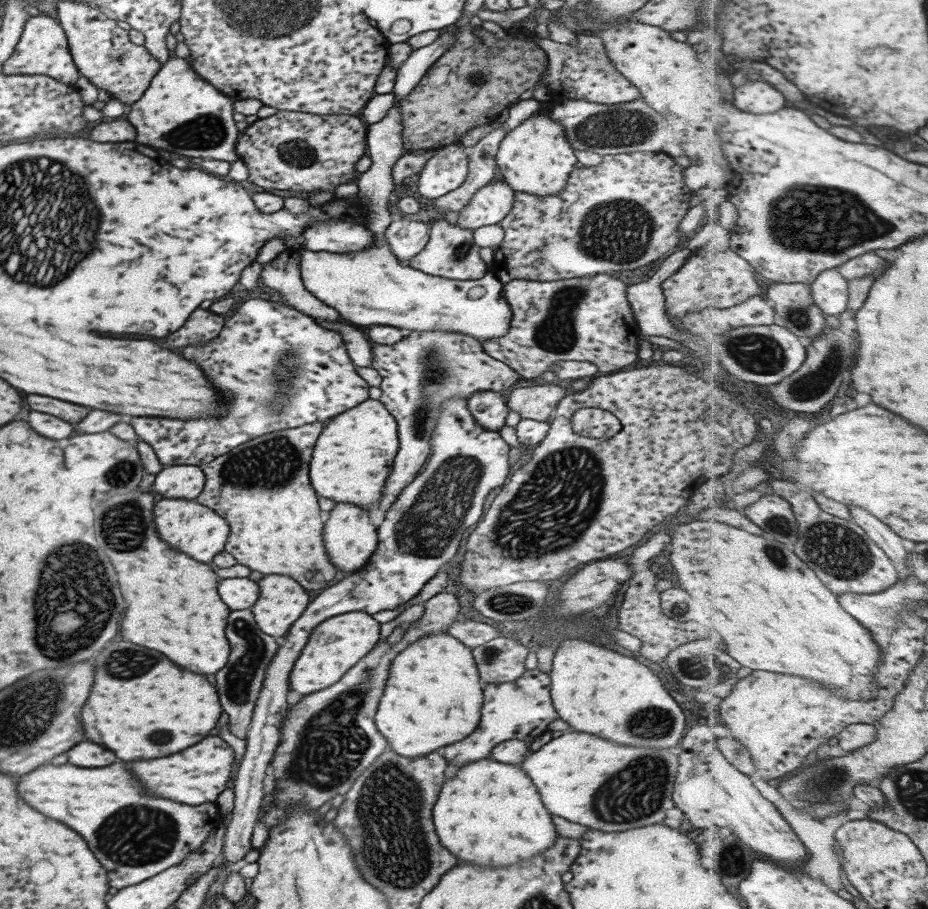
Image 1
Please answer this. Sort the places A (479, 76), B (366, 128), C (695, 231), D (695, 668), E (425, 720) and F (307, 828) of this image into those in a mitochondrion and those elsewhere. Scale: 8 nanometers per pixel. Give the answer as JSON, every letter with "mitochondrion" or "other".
{"A":"mitochondrion","B":"other","C":"other","D":"mitochondrion","E":"other","F":"other"}

